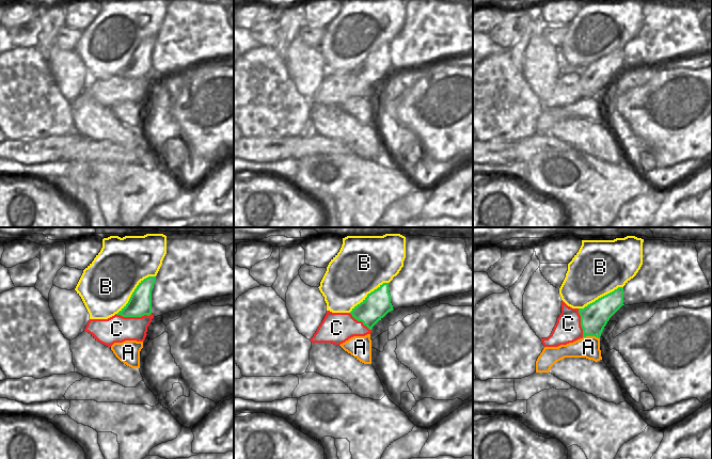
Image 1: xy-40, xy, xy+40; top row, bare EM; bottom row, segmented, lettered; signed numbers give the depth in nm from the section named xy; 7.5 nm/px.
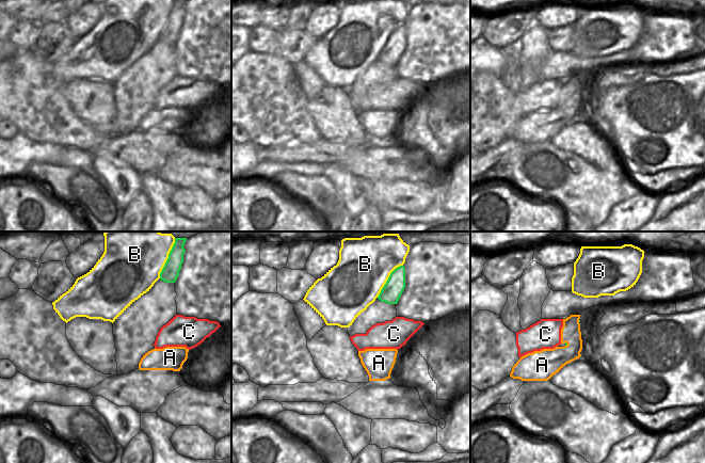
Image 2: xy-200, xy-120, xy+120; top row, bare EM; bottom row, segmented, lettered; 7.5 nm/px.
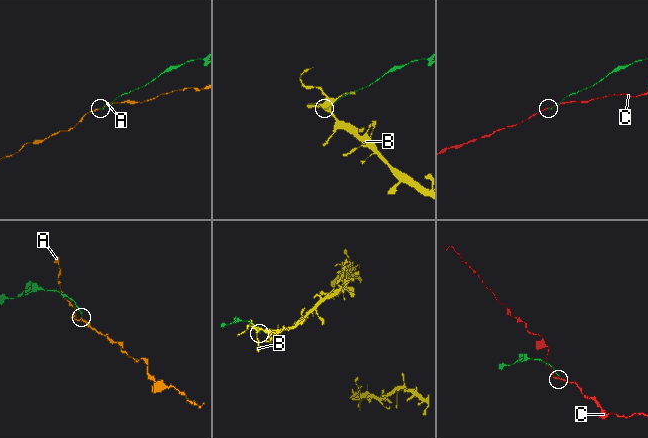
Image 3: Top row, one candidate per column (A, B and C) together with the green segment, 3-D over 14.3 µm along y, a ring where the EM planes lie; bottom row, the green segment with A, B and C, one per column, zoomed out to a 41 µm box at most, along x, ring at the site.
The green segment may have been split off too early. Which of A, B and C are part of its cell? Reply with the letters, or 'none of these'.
none of these

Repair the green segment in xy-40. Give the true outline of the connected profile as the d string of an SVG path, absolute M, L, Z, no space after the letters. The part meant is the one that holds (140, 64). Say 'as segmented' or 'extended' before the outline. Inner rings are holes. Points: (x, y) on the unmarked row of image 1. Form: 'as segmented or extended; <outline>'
as segmented; M156 37L141 42L132 53L128 64L116 75L123 78L142 78L152 75L152 51Z

